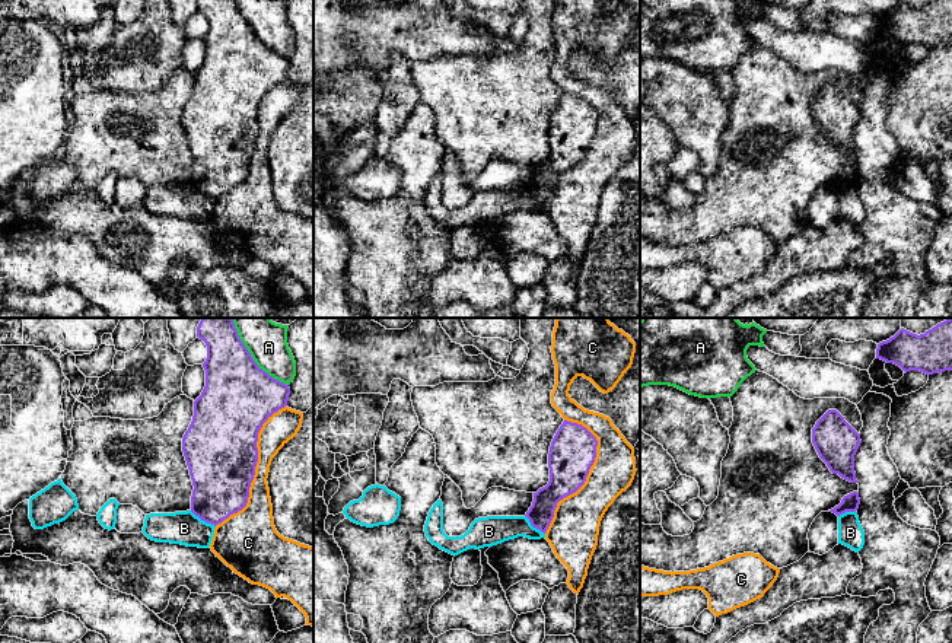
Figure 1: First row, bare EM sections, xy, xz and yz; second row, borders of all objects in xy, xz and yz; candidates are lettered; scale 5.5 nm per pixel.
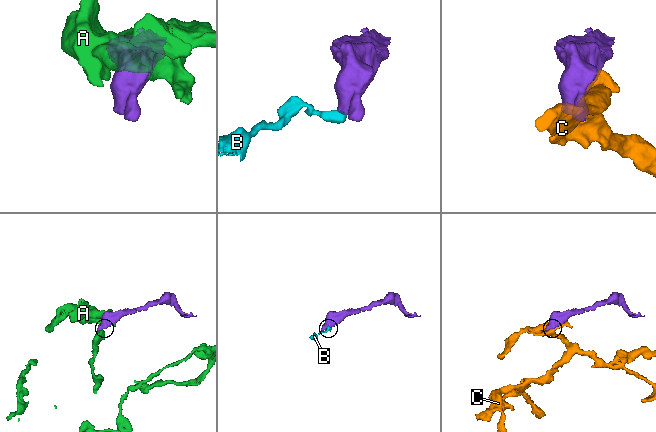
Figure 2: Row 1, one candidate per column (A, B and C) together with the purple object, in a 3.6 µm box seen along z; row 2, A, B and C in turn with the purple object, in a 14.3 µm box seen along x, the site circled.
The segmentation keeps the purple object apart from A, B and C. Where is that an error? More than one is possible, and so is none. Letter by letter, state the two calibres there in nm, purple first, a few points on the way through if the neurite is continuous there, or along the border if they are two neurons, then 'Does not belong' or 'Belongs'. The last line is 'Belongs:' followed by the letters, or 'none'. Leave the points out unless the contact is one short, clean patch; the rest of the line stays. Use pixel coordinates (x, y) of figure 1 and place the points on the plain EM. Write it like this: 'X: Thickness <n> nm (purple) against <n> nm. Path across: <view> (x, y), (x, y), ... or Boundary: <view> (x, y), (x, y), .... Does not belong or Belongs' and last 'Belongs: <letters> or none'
A: Thickness 400 nm (purple) against 220 nm. Does not belong
B: Thickness 320 nm (purple) against 180 nm. Boundary: xy (190, 184), (215, 200). Does not belong
C: Thickness 400 nm (purple) against 160 nm. Does not belong
Belongs: none

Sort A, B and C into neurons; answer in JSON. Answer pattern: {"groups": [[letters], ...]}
{"groups": [["A"], ["B"], ["C"]]}

